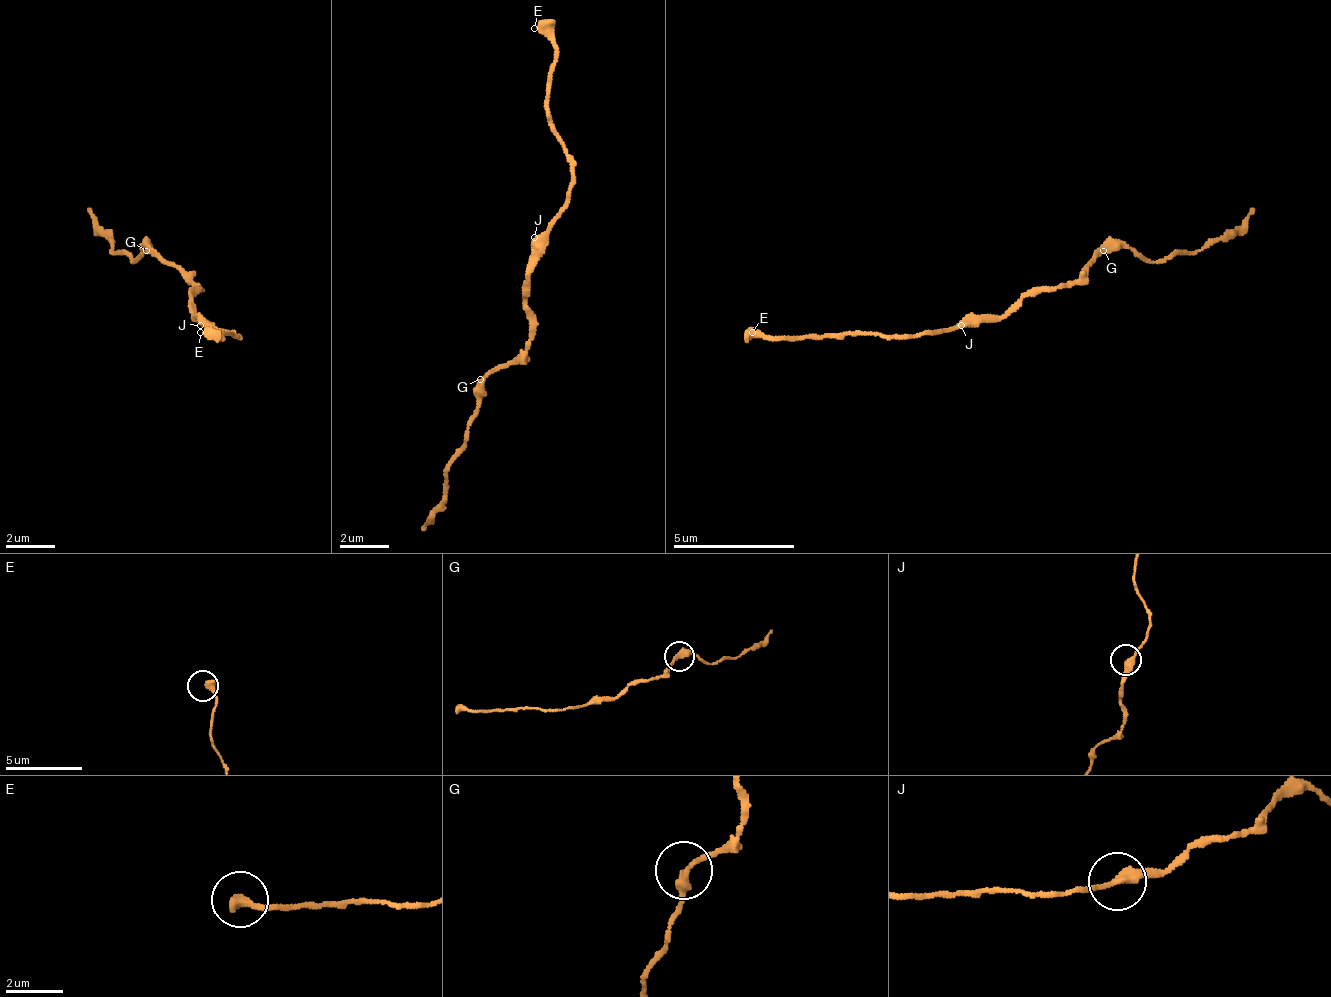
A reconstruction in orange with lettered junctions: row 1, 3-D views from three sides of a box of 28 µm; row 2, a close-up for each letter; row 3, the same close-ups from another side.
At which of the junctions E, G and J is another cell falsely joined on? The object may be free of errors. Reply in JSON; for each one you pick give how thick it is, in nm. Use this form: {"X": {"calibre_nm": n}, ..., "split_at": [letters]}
{"split_at": []}

